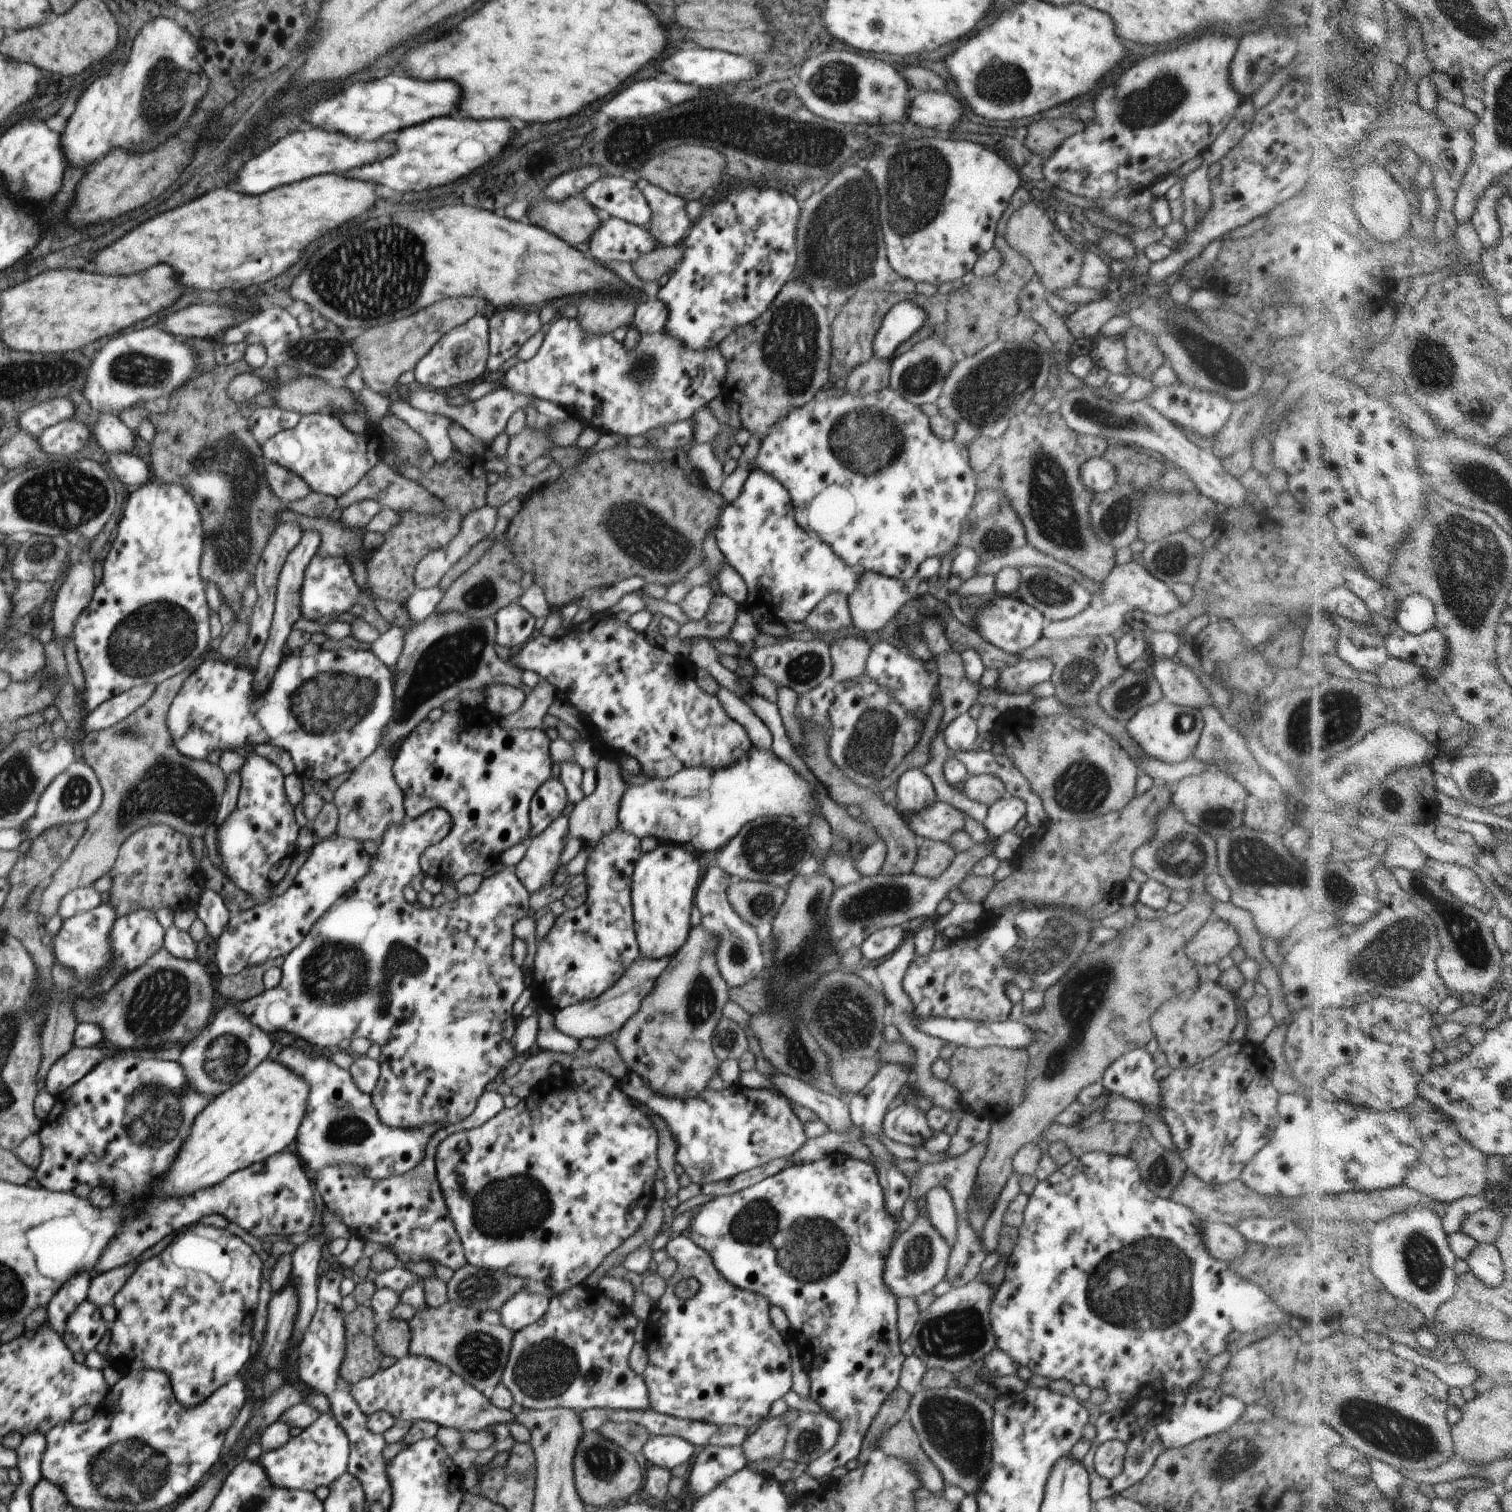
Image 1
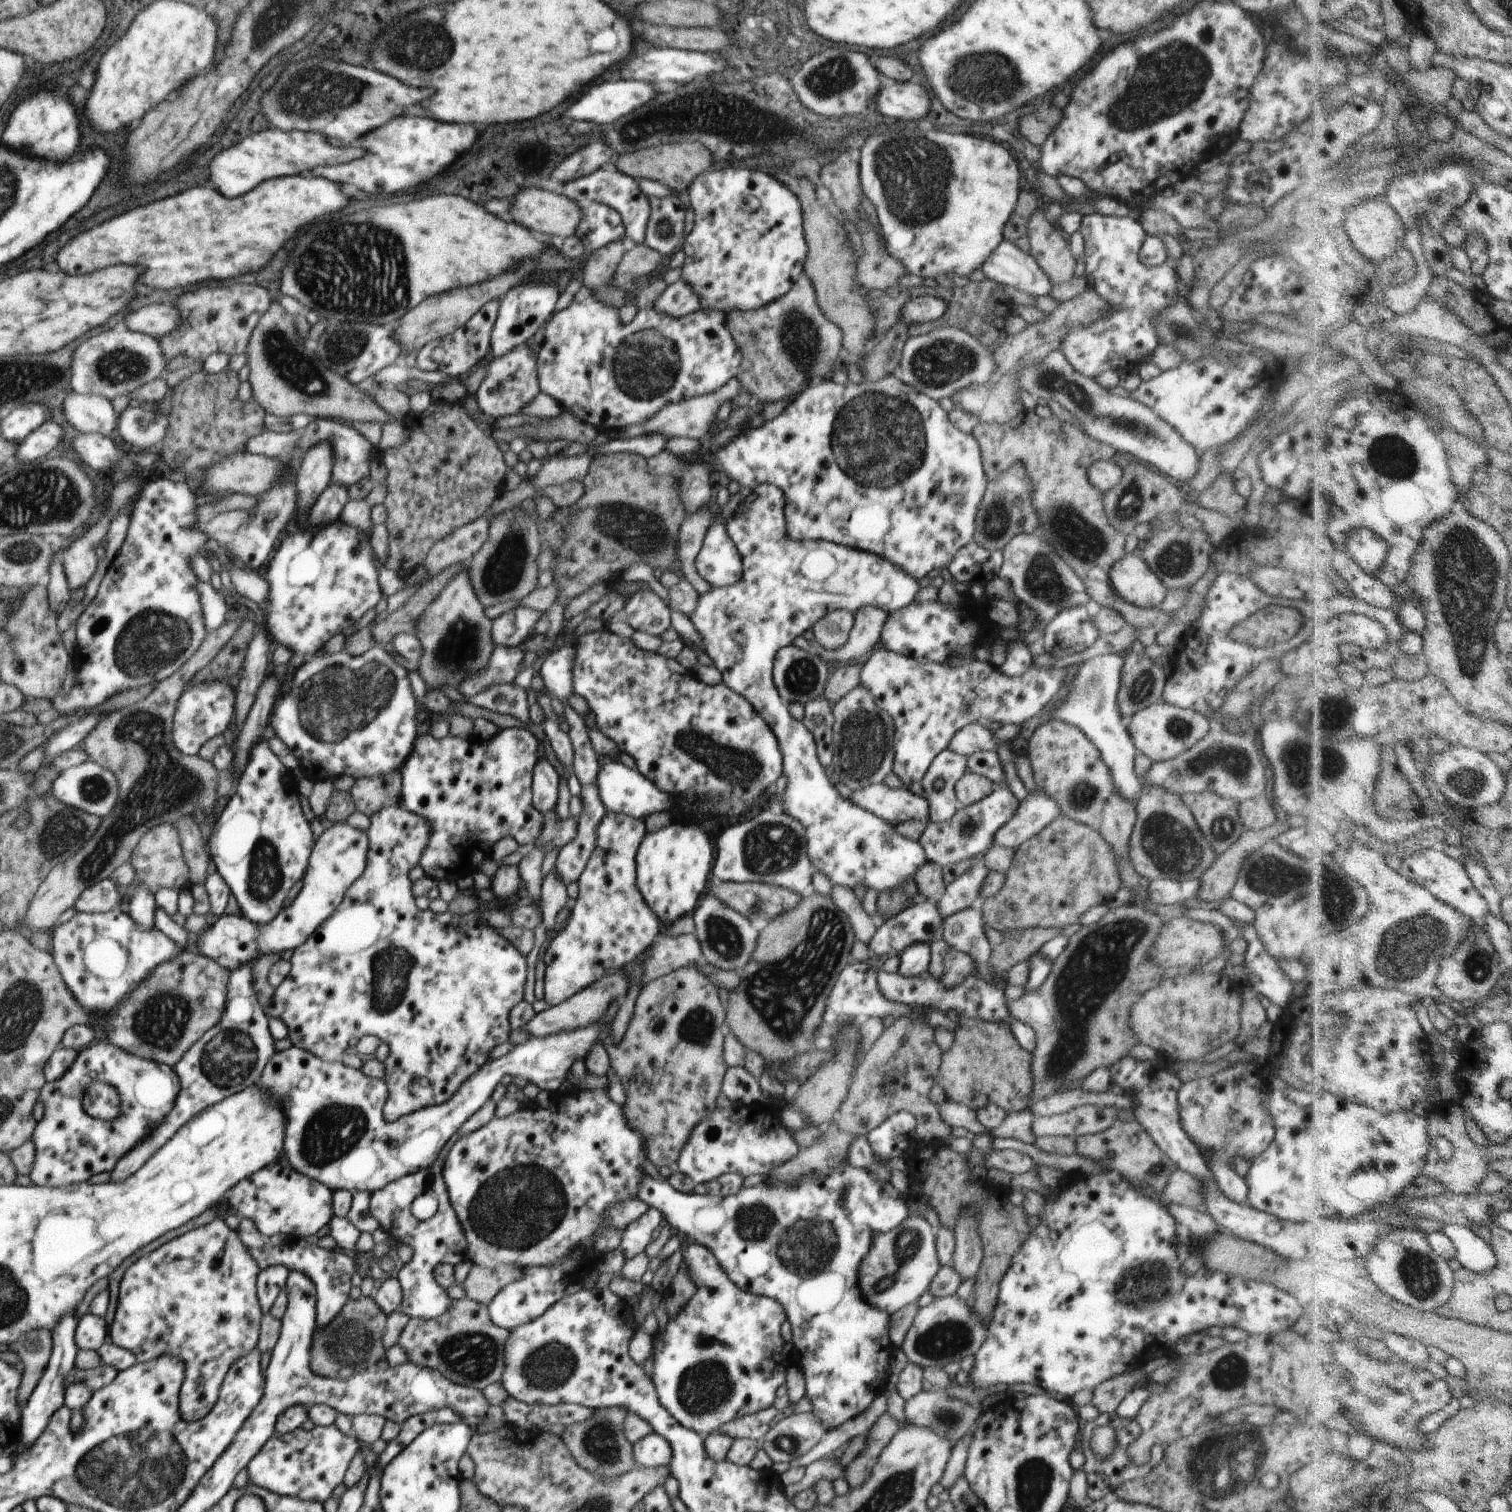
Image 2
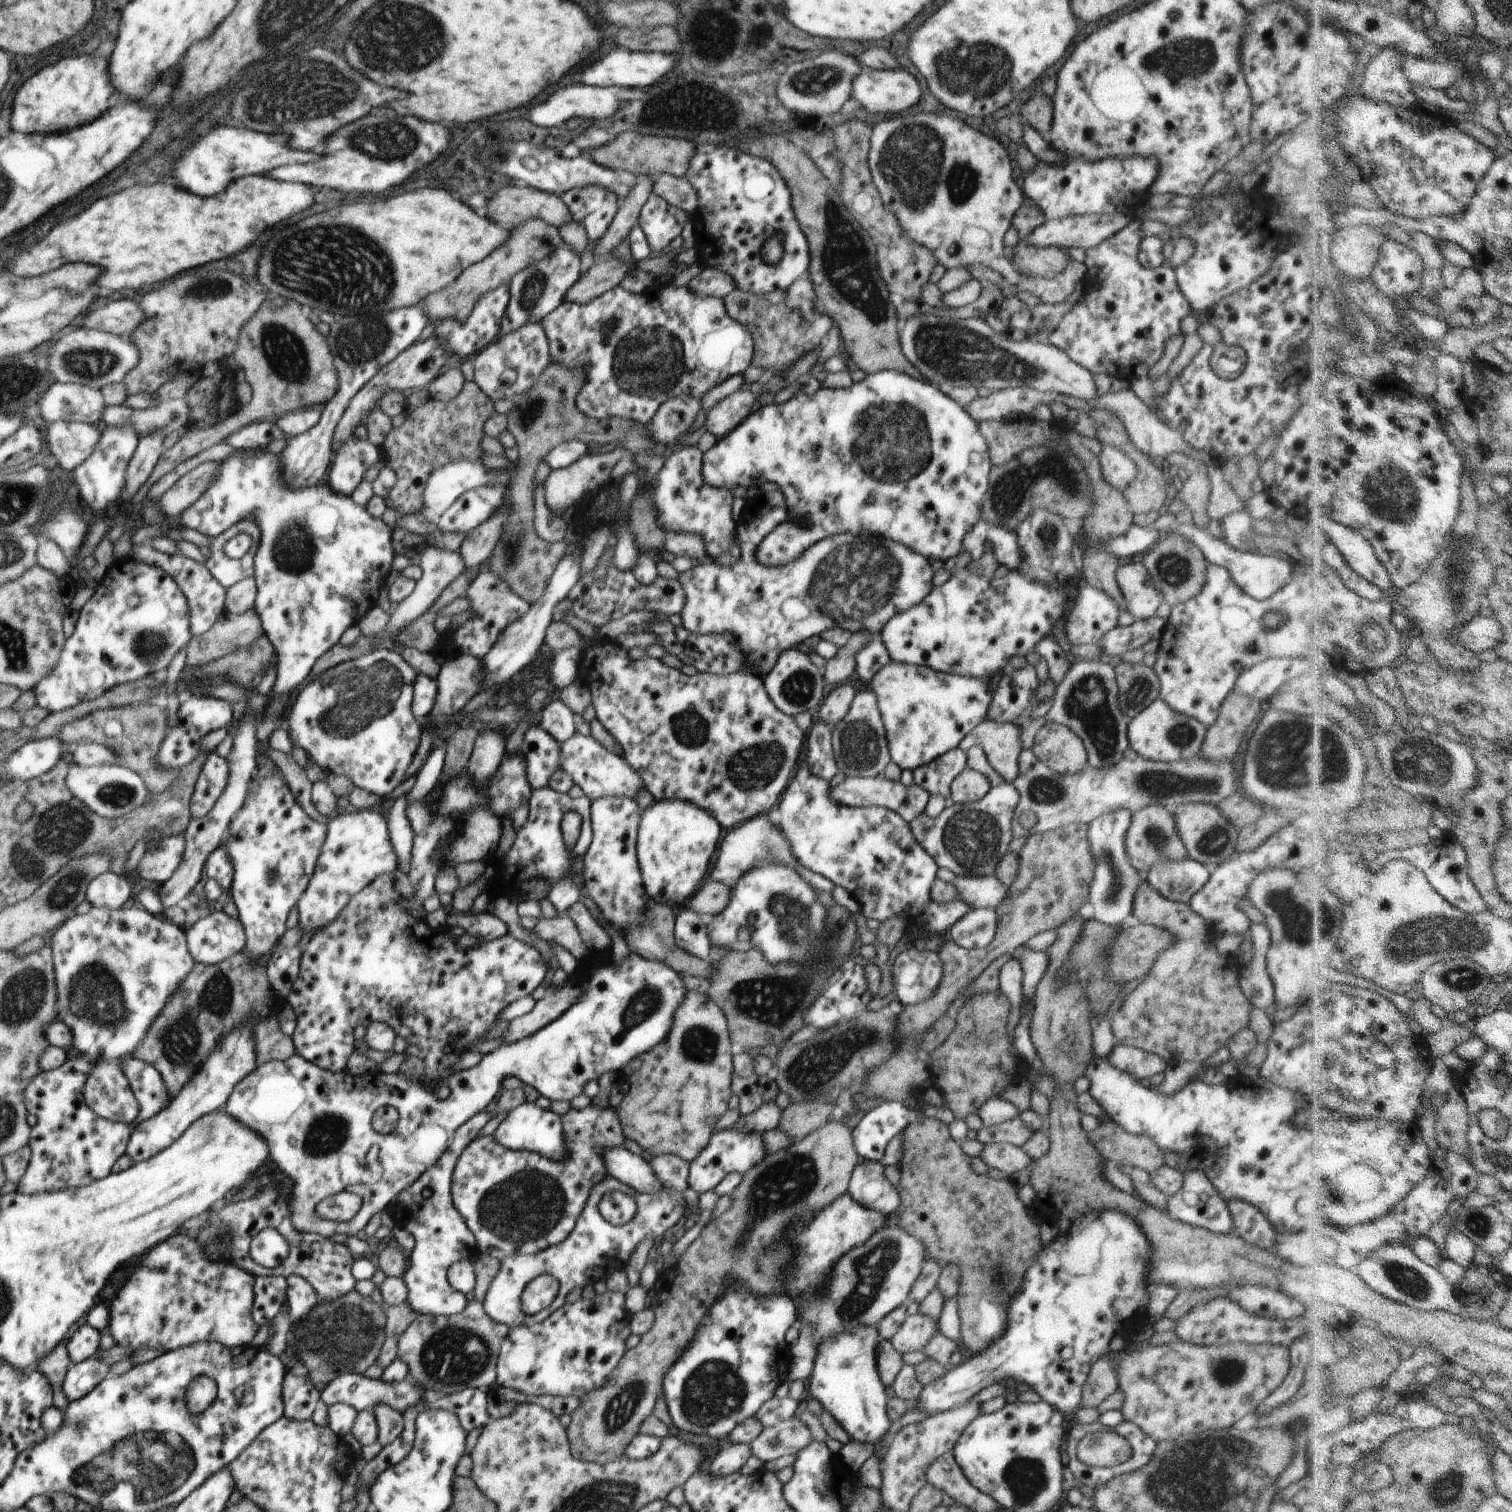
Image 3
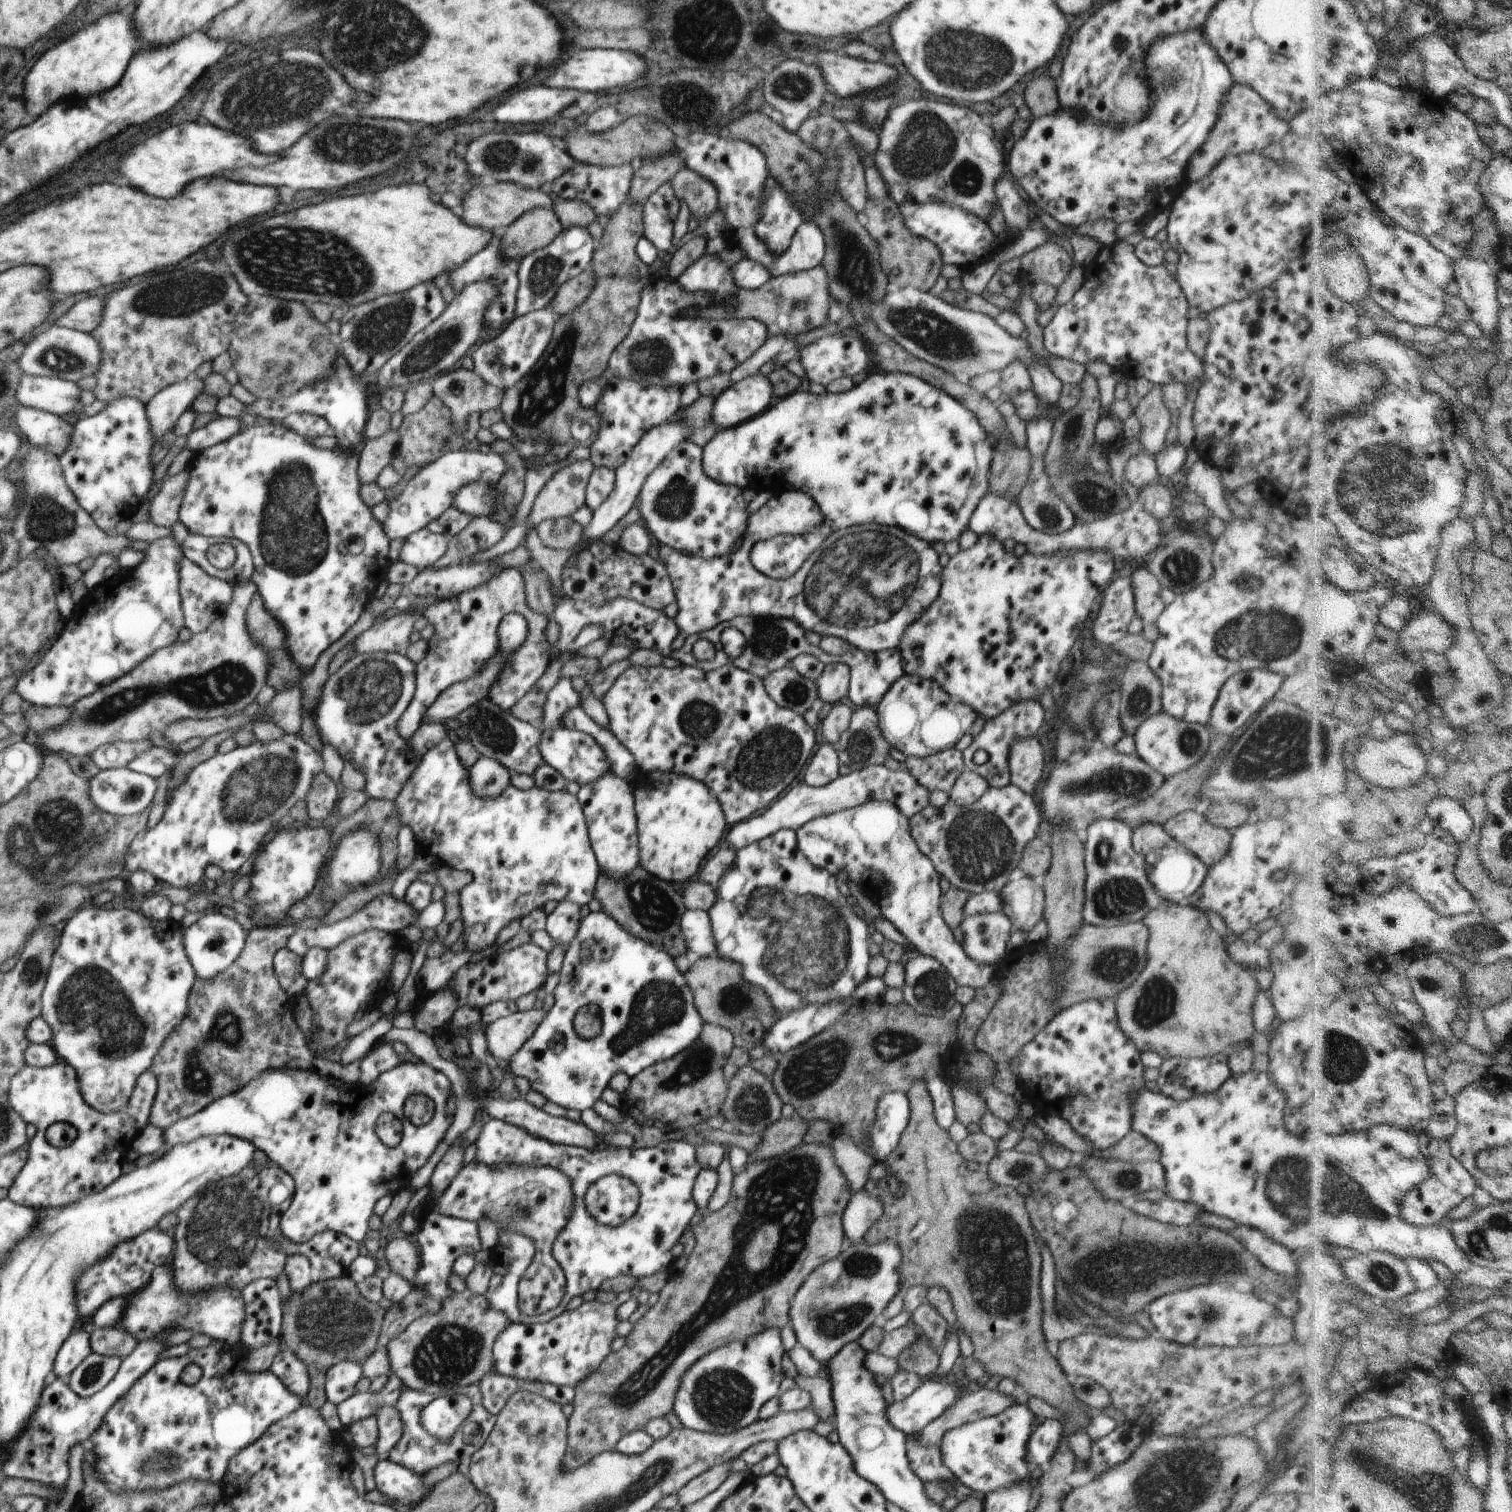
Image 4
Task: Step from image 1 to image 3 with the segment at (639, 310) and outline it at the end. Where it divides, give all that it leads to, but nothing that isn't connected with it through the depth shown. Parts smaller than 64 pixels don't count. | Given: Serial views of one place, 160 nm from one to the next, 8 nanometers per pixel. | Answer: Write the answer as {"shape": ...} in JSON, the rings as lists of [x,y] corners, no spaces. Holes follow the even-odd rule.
{"shape":[[[702,269],[687,282],[687,289],[695,297],[725,297],[735,288],[733,280],[718,269]]]}

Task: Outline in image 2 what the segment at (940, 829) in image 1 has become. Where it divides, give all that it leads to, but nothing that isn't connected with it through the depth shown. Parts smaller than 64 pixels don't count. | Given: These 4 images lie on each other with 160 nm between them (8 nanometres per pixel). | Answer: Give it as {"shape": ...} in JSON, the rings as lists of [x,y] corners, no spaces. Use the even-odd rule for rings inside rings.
{"shape":[[[883,782],[876,783],[854,791],[851,802],[890,825],[897,826],[906,821],[925,825],[931,822],[928,801],[906,787],[891,789]]]}

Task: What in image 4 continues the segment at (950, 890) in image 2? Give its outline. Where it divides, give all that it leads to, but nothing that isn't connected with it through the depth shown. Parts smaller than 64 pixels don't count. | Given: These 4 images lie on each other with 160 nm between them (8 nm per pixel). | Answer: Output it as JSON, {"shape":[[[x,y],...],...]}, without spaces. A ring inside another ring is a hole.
{"shape":[[[1020,869],[1010,873],[1009,881],[999,890],[1003,902],[1002,912],[1013,924],[1013,931],[1020,930],[1025,935],[1043,919],[1045,909],[1045,892],[1041,881],[1026,876]]]}

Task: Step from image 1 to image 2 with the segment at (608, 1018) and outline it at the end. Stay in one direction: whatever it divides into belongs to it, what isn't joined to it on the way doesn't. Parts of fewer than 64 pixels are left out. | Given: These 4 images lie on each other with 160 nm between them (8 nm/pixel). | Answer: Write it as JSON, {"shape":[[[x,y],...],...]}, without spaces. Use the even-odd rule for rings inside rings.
{"shape":[[[658,933],[649,944],[642,959],[643,986],[658,977],[670,974],[677,968],[702,961],[702,949],[695,933],[670,937]],[[622,971],[614,972],[611,975],[599,978],[589,987],[577,992],[574,996],[567,998],[560,1004],[551,1006],[550,1008],[536,1013],[534,1018],[524,1027],[533,1037],[547,1037],[558,1034],[562,1031],[576,1031],[583,1027],[590,1026],[591,1023],[599,1022],[604,1018],[606,1010],[610,1008],[610,1004],[614,1000],[619,1000],[619,1004],[628,992],[628,976]]]}

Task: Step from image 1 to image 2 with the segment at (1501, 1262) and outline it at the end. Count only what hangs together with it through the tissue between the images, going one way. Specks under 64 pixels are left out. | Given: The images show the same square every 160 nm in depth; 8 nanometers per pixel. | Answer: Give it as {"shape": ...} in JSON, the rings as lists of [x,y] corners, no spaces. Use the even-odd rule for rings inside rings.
{"shape":[[[1445,1225],[1445,1233],[1458,1247],[1458,1260],[1480,1274],[1492,1273],[1499,1265],[1495,1248],[1464,1225]]]}

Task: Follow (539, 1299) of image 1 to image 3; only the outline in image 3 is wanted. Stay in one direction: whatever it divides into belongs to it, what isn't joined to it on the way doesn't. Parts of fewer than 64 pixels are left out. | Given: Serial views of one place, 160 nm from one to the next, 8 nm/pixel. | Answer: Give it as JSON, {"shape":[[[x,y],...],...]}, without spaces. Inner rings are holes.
{"shape":[[[658,1155],[657,1157],[653,1156],[653,1160],[648,1163],[659,1181],[663,1182],[661,1189],[654,1195],[636,1192],[632,1187],[620,1185],[616,1179],[606,1176],[590,1191],[586,1206],[582,1209],[566,1240],[560,1244],[549,1246],[536,1254],[513,1254],[500,1260],[501,1269],[485,1294],[483,1307],[486,1314],[489,1314],[490,1318],[493,1318],[497,1323],[512,1328],[514,1333],[528,1329],[536,1323],[546,1320],[555,1310],[560,1309],[565,1303],[566,1295],[574,1288],[583,1289],[588,1284],[594,1285],[599,1280],[610,1278],[614,1271],[624,1268],[629,1256],[643,1238],[652,1237],[658,1241],[658,1238],[664,1235],[669,1228],[672,1228],[685,1214],[684,1194],[689,1186],[689,1162],[676,1155]],[[616,1190],[633,1196],[637,1204],[637,1213],[624,1226],[612,1226],[606,1222],[598,1208],[601,1198],[606,1193]],[[542,1274],[556,1277],[559,1284],[558,1294],[547,1308],[536,1314],[527,1315],[522,1311],[520,1295],[528,1282]]]}

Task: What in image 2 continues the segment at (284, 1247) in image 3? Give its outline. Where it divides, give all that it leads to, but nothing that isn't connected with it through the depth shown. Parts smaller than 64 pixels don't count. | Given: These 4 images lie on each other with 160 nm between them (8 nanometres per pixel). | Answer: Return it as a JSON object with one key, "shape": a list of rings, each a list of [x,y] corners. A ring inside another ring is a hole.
{"shape":[[[281,1160],[237,1182],[225,1192],[220,1204],[226,1204],[230,1213],[236,1214],[238,1218],[250,1219],[264,1237],[285,1234],[304,1239],[316,1234],[332,1220],[332,1197],[327,1186],[300,1174]]]}

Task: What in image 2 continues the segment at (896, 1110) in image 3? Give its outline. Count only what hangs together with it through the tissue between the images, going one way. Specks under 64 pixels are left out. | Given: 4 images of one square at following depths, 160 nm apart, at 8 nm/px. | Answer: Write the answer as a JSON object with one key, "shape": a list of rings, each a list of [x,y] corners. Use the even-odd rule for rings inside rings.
{"shape":[[[898,1111],[891,1114],[880,1126],[877,1126],[866,1135],[874,1156],[880,1158],[880,1160],[900,1157],[902,1152],[910,1146],[910,1139],[916,1137],[916,1125],[916,1117],[911,1112]]]}

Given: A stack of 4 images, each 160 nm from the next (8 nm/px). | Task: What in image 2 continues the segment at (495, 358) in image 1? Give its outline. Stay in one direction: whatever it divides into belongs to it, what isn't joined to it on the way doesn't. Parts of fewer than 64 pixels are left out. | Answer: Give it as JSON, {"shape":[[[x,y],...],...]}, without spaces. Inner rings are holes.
{"shape":[[[550,283],[522,284],[512,287],[499,300],[499,311],[491,332],[492,356],[504,357],[509,352],[522,347],[552,316],[559,296],[558,287],[550,285]]]}

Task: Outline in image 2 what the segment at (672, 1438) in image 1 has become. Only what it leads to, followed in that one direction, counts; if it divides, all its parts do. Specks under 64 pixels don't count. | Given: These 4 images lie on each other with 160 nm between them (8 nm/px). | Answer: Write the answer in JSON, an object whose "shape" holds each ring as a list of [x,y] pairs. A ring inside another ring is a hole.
{"shape":[[[654,1432],[633,1444],[633,1455],[637,1465],[649,1469],[668,1467],[673,1457],[670,1443]]]}

